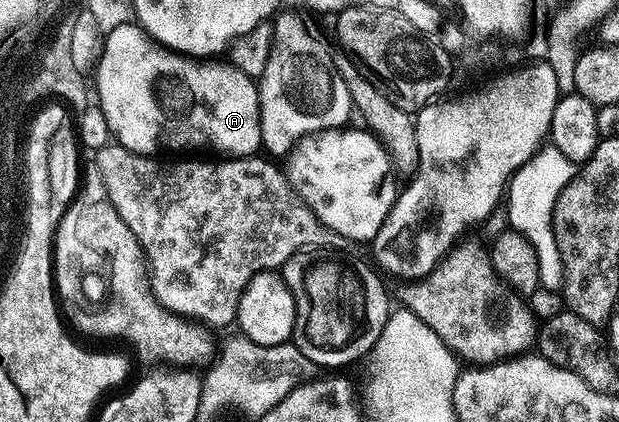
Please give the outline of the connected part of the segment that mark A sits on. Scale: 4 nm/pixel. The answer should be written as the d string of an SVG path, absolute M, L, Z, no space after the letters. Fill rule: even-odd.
M137 23L121 25L116 27L108 34L105 34L102 42L102 57L96 66L98 73L98 97L96 103L104 111L104 119L108 119L108 127L112 134L113 140L133 153L143 155L154 155L159 151L161 145L178 145L182 137L178 134L178 128L181 127L182 121L190 128L190 133L194 137L203 137L206 141L211 141L218 149L223 149L223 154L233 155L236 157L248 157L257 154L262 149L262 132L260 131L260 99L258 98L258 87L255 78L250 77L244 71L240 71L233 65L222 59L199 59L197 57L186 57L182 53L176 53L173 49L165 49L163 45L146 34L146 30Z

